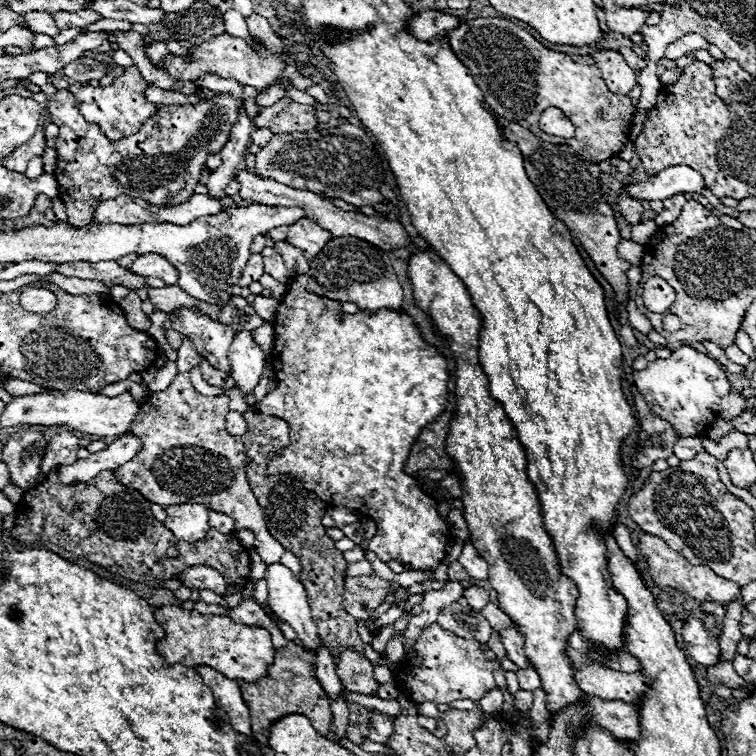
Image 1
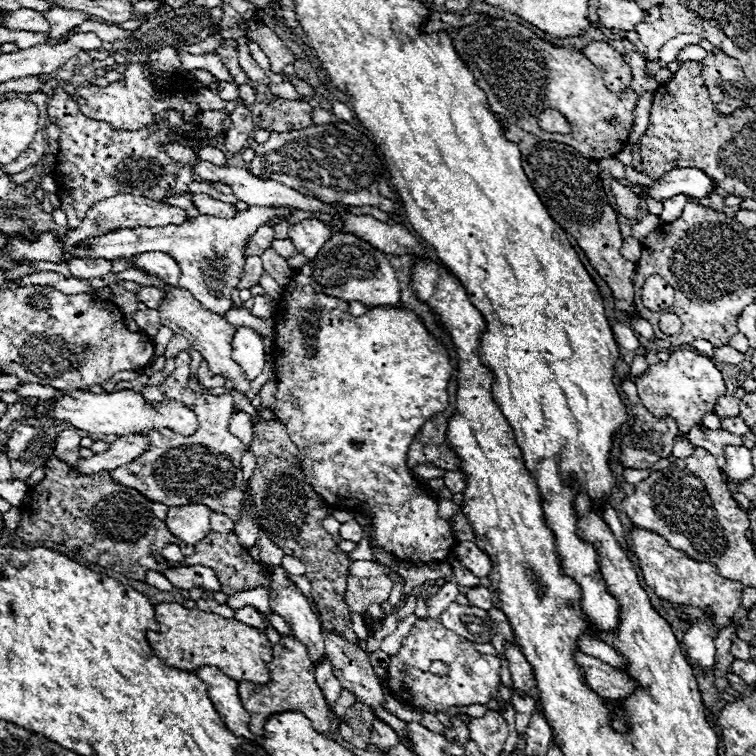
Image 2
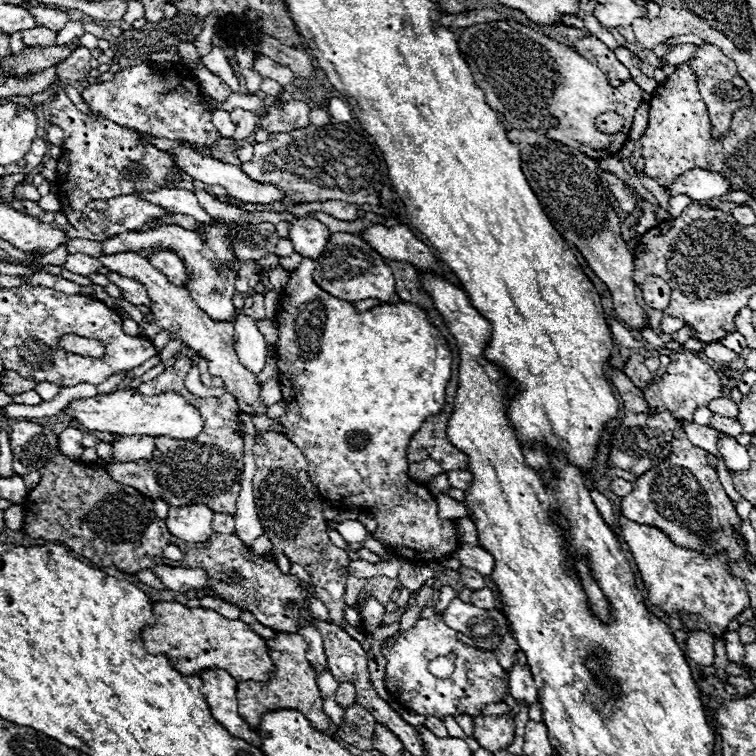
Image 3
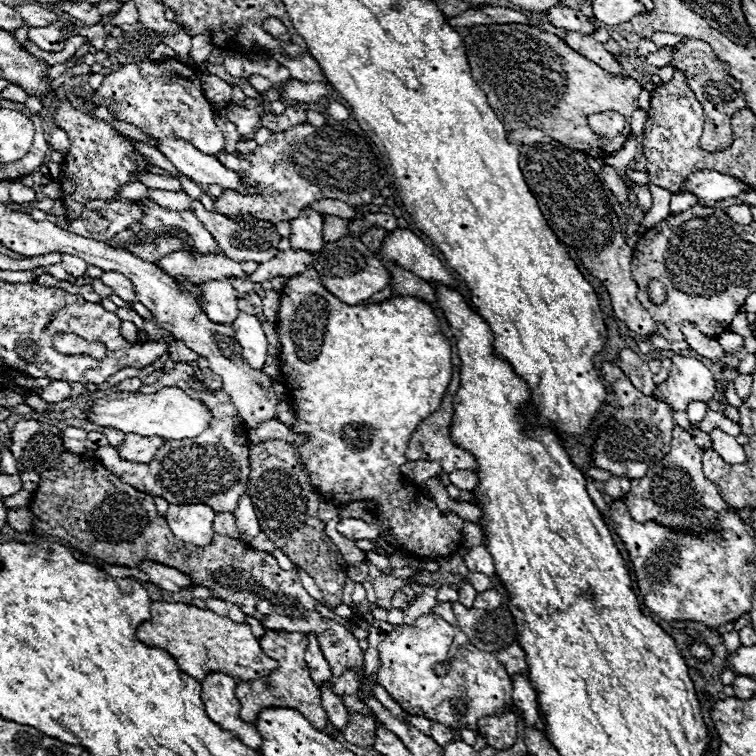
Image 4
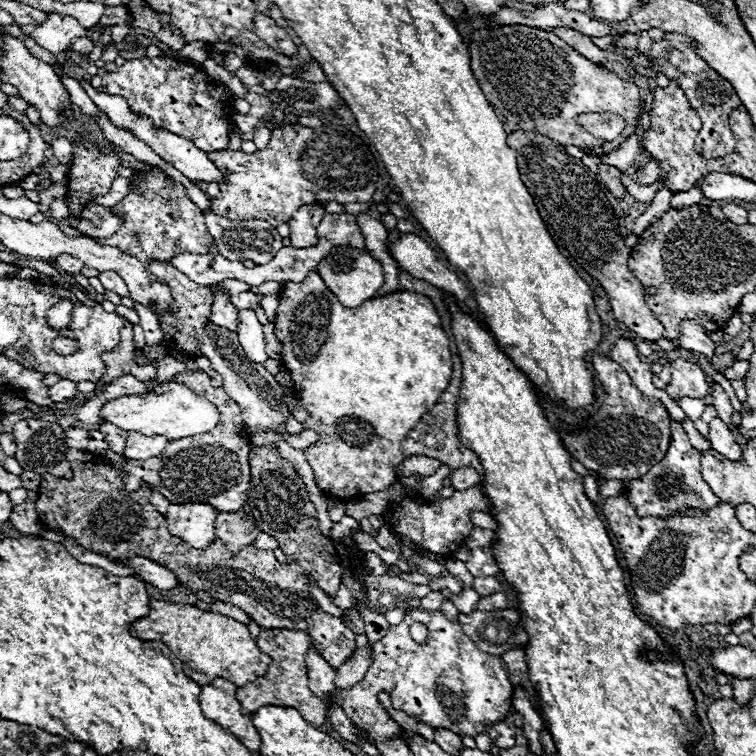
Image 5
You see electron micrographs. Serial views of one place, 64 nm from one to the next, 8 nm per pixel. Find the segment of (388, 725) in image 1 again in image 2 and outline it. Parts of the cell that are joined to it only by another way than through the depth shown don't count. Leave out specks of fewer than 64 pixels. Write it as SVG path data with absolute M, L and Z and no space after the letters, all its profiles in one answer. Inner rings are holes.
M376 718L376 720L372 722L370 742L372 742L372 744L376 744L378 748L390 748L390 746L400 744L398 734L396 734L396 732L386 724L386 722L382 722L380 718Z

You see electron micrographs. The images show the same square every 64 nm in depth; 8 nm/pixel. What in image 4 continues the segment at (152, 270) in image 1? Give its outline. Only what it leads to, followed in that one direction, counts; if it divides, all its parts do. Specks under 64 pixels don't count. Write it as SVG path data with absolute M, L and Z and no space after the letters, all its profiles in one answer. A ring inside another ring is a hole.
M182 250L172 252L168 256L162 256L160 260L154 262L160 270L164 270L170 278L174 278L176 282L192 282L198 284L200 280L220 280L224 276L244 276L242 272L242 264L240 262L232 262L226 256L216 256L216 254L208 254L208 256L190 256Z

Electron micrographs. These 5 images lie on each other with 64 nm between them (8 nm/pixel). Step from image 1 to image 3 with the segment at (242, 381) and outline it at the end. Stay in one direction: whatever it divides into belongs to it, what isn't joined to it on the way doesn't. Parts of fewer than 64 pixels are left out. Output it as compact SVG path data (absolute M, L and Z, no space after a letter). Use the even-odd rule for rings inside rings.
M240 314L234 320L234 328L236 328L234 348L236 348L238 360L252 374L260 374L266 364L266 354L268 354L268 344L264 340L264 336L256 328L254 320L244 314Z

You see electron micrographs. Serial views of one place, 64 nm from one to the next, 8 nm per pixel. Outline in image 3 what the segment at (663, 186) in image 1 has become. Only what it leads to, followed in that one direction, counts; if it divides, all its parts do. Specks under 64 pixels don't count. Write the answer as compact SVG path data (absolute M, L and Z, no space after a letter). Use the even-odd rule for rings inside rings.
M694 168L694 170L688 170L688 172L676 176L672 180L672 184L666 186L666 192L670 196L686 194L692 200L700 202L700 200L712 200L716 196L724 196L724 194L728 194L732 190L728 188L728 180L722 180L714 172Z

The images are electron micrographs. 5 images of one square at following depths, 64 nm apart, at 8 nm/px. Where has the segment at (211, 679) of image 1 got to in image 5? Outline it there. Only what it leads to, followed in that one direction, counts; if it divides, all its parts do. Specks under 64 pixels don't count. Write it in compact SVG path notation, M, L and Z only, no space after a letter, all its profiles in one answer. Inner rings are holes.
M214 678L210 684L202 686L200 692L202 712L222 728L232 732L250 752L258 752L260 736L252 724L252 718L240 712L240 704L234 694L236 684L232 684L226 678Z

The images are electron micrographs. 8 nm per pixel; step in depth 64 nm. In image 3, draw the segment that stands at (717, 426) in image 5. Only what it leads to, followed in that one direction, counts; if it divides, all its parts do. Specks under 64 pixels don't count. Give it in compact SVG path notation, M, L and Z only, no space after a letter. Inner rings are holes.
M722 438L718 442L718 450L730 472L742 472L750 468L750 456L746 446L738 444L734 438Z

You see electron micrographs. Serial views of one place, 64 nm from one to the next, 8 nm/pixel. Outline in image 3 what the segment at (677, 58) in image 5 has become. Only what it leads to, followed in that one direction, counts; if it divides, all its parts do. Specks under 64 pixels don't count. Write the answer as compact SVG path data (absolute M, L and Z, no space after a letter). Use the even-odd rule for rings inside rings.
M706 44L698 48L698 56L690 60L692 68L696 68L696 80L698 80L698 88L700 94L708 106L708 112L712 116L712 126L714 126L714 134L724 134L728 132L728 124L732 114L742 108L742 106L752 106L752 92L748 88L748 84L738 76L736 70L736 62L726 58L716 46Z

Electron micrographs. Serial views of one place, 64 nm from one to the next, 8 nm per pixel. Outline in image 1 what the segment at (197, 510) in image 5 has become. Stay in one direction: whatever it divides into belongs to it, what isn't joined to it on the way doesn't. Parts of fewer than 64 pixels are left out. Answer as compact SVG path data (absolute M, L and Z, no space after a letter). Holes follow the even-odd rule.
M174 504L166 508L168 518L164 526L184 542L196 542L206 536L210 530L208 524L208 508L202 504Z

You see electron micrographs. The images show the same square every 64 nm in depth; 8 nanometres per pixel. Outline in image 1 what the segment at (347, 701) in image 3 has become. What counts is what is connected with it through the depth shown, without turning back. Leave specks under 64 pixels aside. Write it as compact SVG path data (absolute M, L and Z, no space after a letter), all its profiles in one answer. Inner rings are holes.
M344 700L332 702L332 714L334 714L334 734L338 738L346 738L346 726L348 726L348 704Z

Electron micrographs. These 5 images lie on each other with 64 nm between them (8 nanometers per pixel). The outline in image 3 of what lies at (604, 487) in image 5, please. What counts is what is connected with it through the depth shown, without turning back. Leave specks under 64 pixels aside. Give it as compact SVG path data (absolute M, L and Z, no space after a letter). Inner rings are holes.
M615 477L610 483L610 490L617 496L624 497L632 491L633 487L629 481Z

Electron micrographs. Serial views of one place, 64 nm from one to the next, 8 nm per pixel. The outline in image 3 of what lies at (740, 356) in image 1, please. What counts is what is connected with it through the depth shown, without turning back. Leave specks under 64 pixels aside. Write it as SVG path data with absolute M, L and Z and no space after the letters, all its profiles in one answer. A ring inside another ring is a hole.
M716 342L716 344L706 344L704 354L706 354L710 360L714 360L714 362L734 362L734 360L738 360L738 354L736 354L734 350L730 350L730 348L722 346L720 342Z

